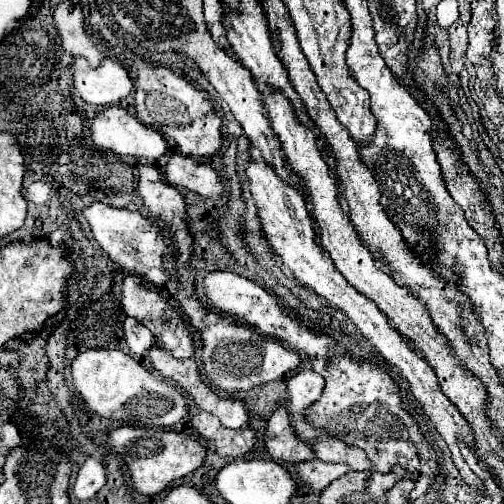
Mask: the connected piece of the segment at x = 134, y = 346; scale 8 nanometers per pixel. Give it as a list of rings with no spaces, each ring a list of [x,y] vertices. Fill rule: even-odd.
[[[123,316],[121,330],[123,330],[123,352],[127,350],[137,358],[145,356],[147,350],[155,344],[153,334],[141,322],[131,320],[129,316]]]

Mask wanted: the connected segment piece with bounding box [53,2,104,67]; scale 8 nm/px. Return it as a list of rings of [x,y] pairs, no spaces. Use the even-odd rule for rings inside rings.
[[[61,2],[53,14],[57,32],[63,40],[63,48],[75,56],[82,56],[94,66],[103,60],[103,54],[97,50],[86,32],[85,18],[81,16],[81,6]]]

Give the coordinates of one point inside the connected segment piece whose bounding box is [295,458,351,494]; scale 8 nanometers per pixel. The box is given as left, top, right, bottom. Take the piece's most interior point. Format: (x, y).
(317, 474)

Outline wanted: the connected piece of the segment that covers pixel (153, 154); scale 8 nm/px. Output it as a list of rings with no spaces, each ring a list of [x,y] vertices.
[[[107,106],[105,112],[97,114],[97,116],[93,118],[91,132],[93,132],[93,142],[95,142],[99,148],[111,150],[111,152],[115,152],[115,154],[119,154],[119,156],[133,156],[156,161],[169,150],[165,138],[163,138],[157,130],[141,124],[135,116],[131,116],[131,114],[129,114],[125,108],[121,108],[121,106]]]

